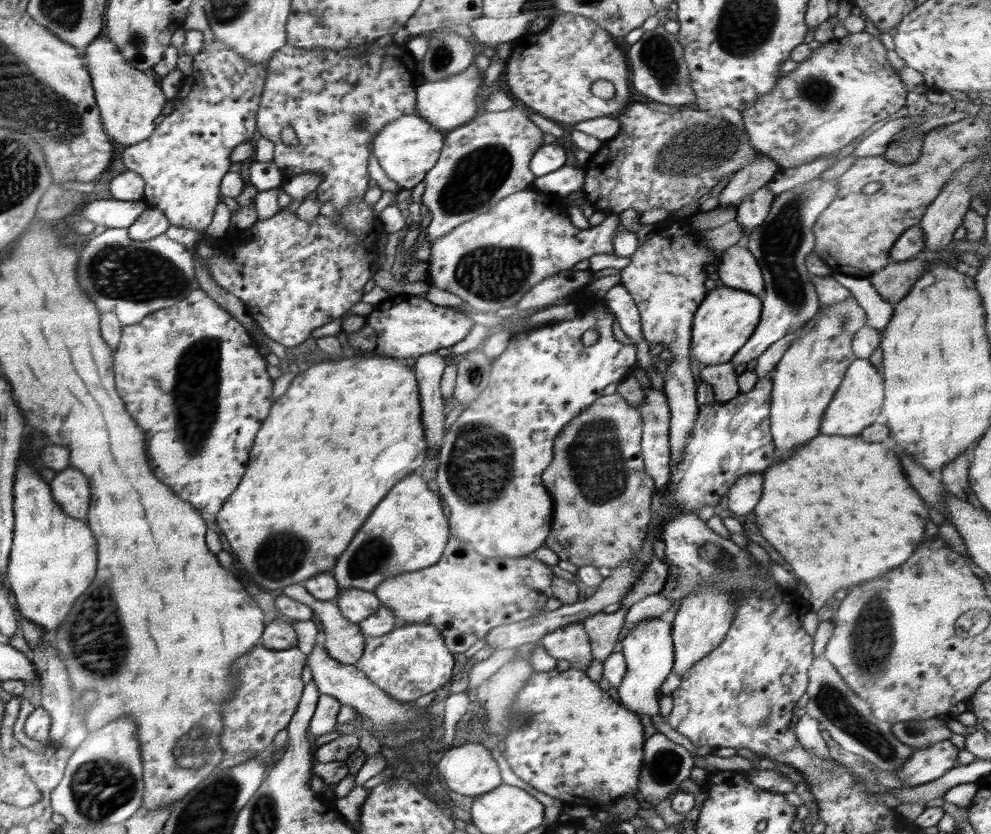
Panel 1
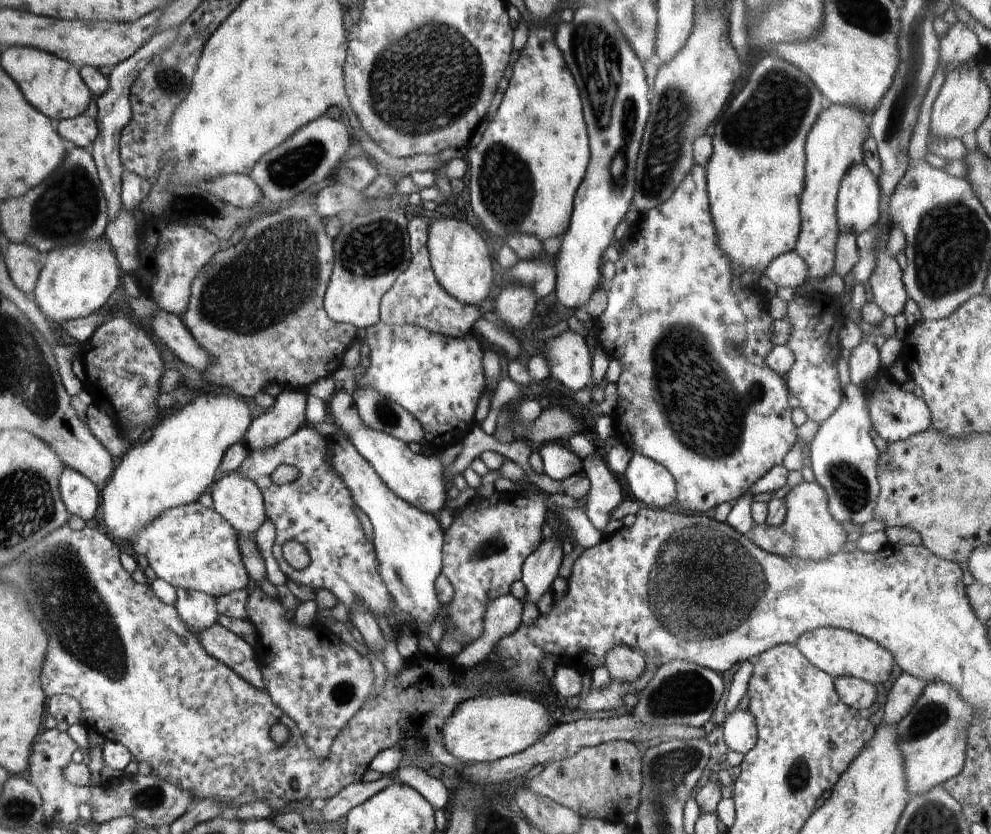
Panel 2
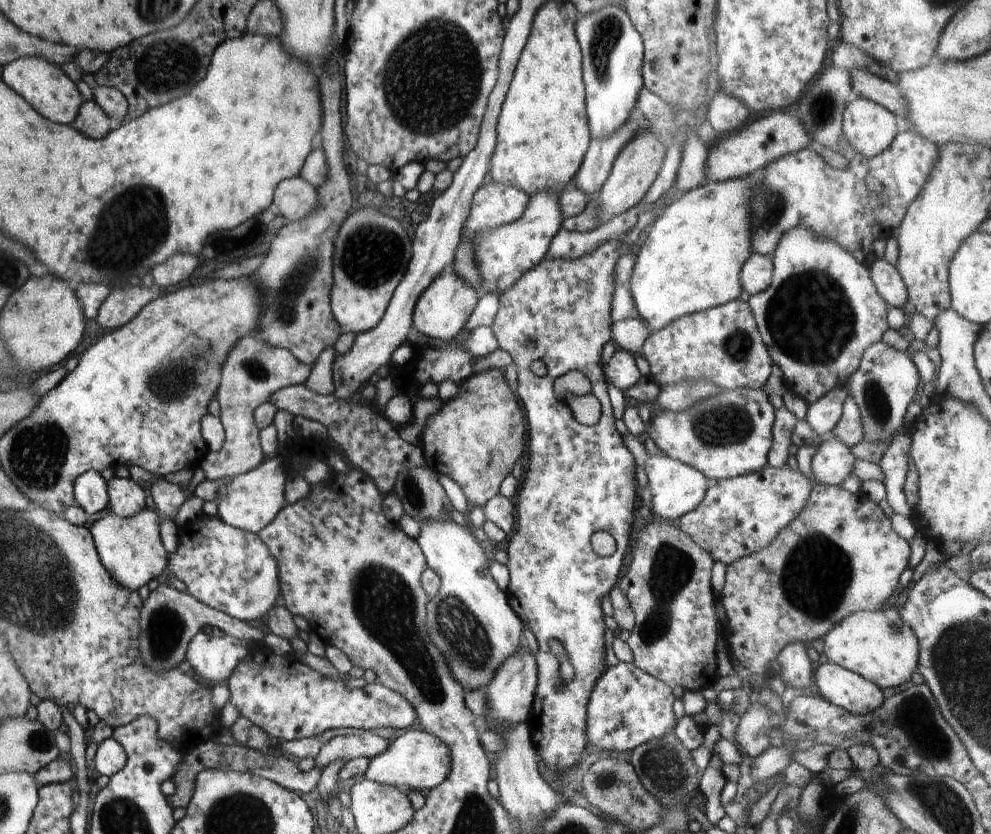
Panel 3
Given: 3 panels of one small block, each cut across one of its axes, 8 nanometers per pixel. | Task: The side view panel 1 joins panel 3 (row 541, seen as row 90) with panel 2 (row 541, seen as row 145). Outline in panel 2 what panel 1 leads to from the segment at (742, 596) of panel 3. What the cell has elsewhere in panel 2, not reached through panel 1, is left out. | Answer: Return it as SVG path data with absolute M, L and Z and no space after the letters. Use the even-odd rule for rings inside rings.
M800 482L784 498L787 507L785 520L780 525L758 525L752 528L749 540L765 552L804 561L822 561L846 551L846 536L850 527L845 527L832 517L826 492L816 482Z

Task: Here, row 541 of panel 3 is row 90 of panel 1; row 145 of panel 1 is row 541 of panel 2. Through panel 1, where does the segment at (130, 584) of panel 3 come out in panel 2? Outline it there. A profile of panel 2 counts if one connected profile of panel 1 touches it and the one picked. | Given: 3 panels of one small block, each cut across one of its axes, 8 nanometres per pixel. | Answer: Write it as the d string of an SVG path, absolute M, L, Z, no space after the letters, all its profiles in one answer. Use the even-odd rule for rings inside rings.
M218 392L198 396L176 414L160 420L152 438L137 446L134 444L115 468L112 480L106 482L102 494L102 516L111 536L132 543L155 519L172 508L198 501L198 498L219 477L221 463L231 445L244 440L252 423L250 408L240 398Z

